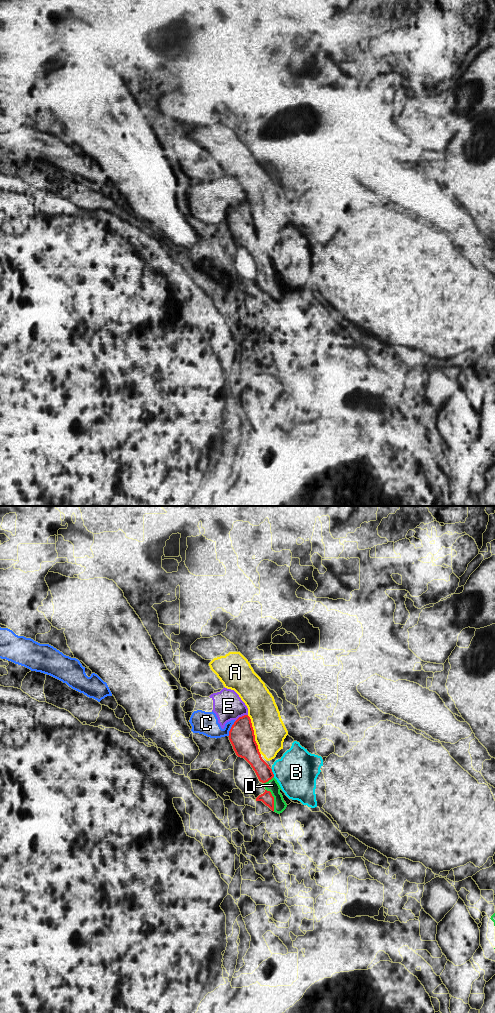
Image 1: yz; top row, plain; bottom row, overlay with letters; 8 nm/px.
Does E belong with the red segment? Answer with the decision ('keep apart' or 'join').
keep apart

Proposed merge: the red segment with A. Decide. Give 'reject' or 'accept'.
reject

